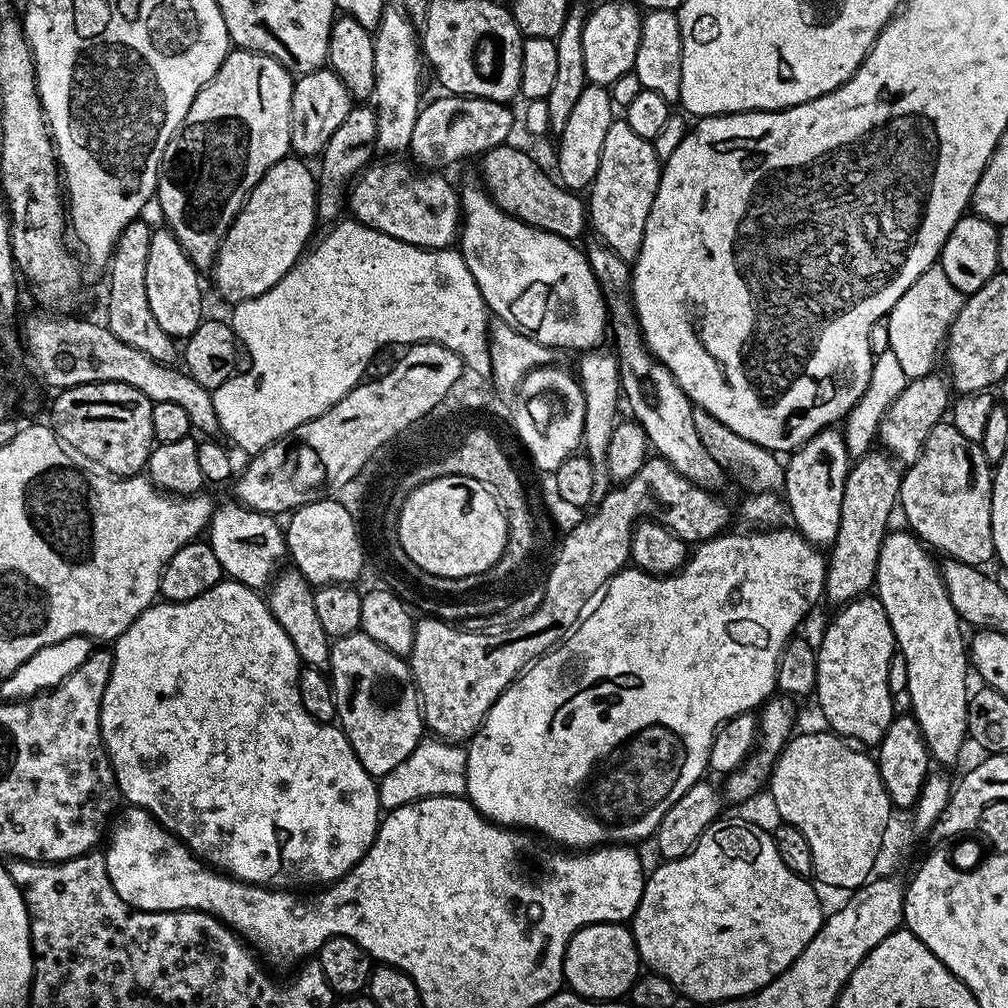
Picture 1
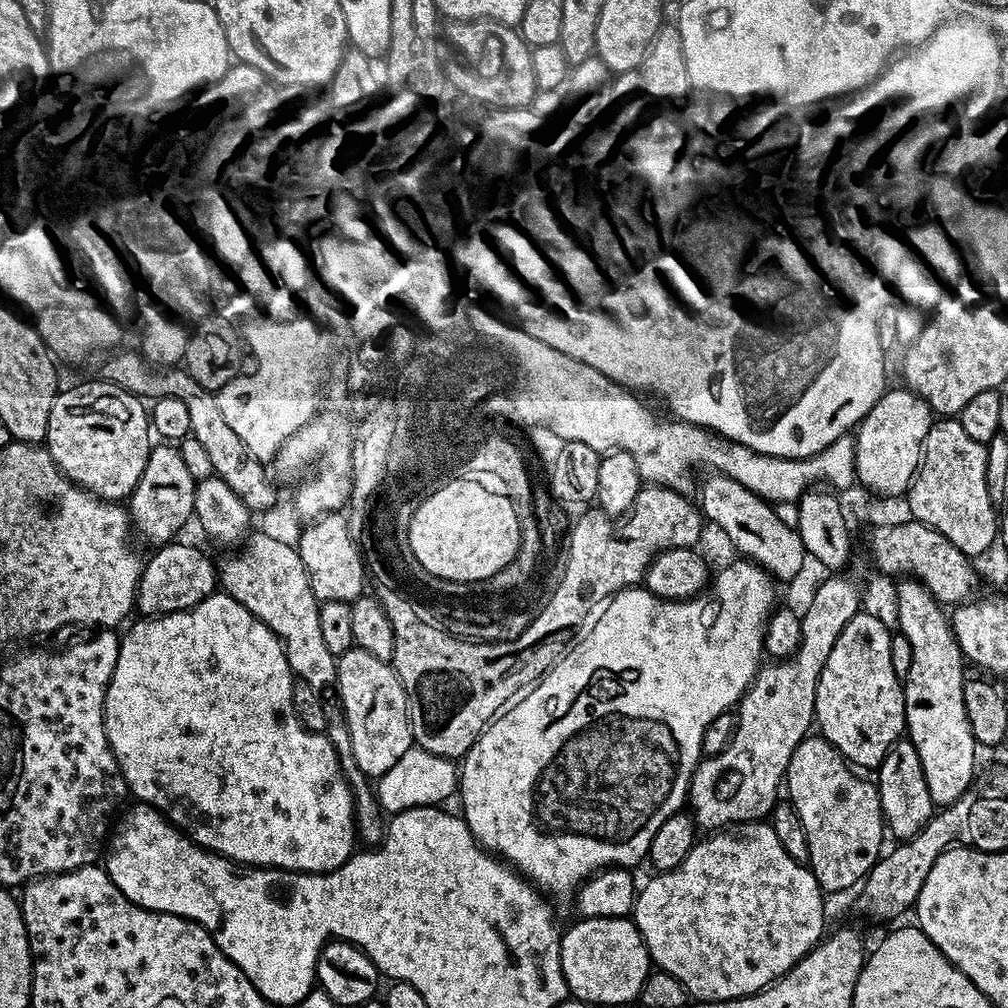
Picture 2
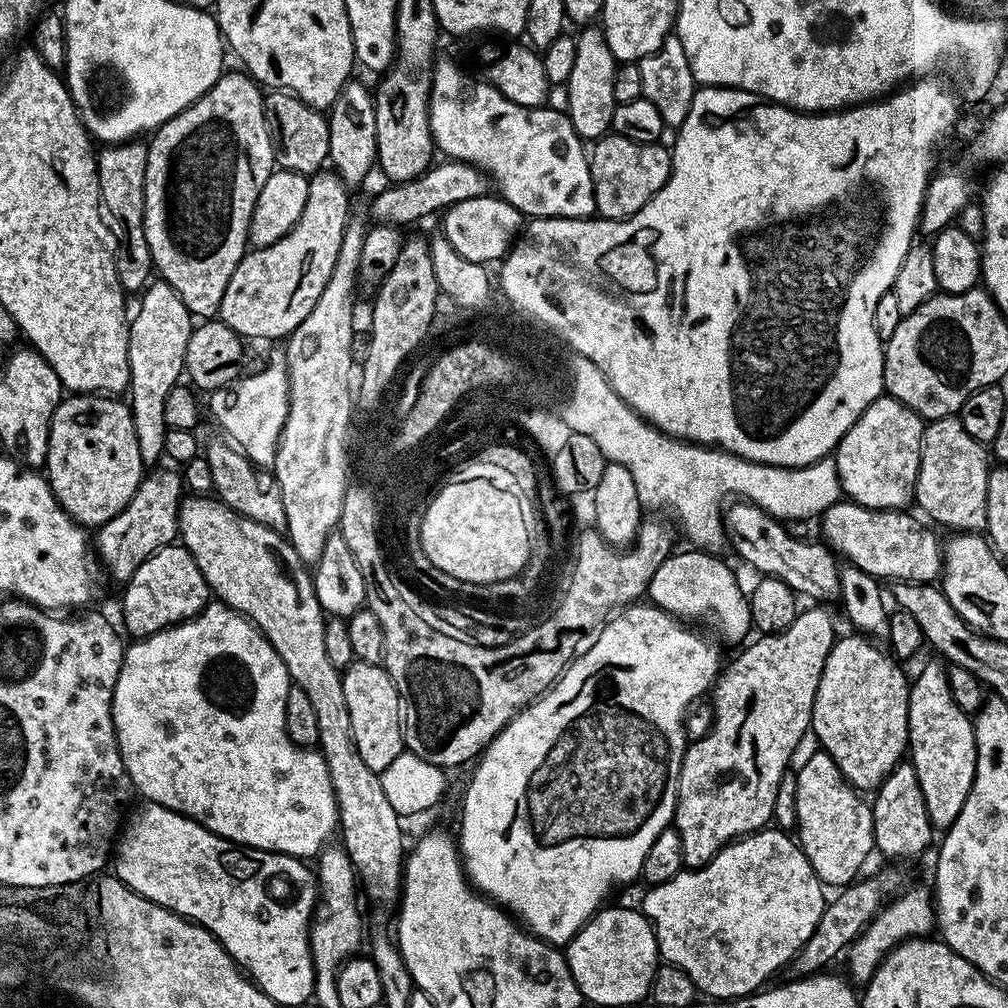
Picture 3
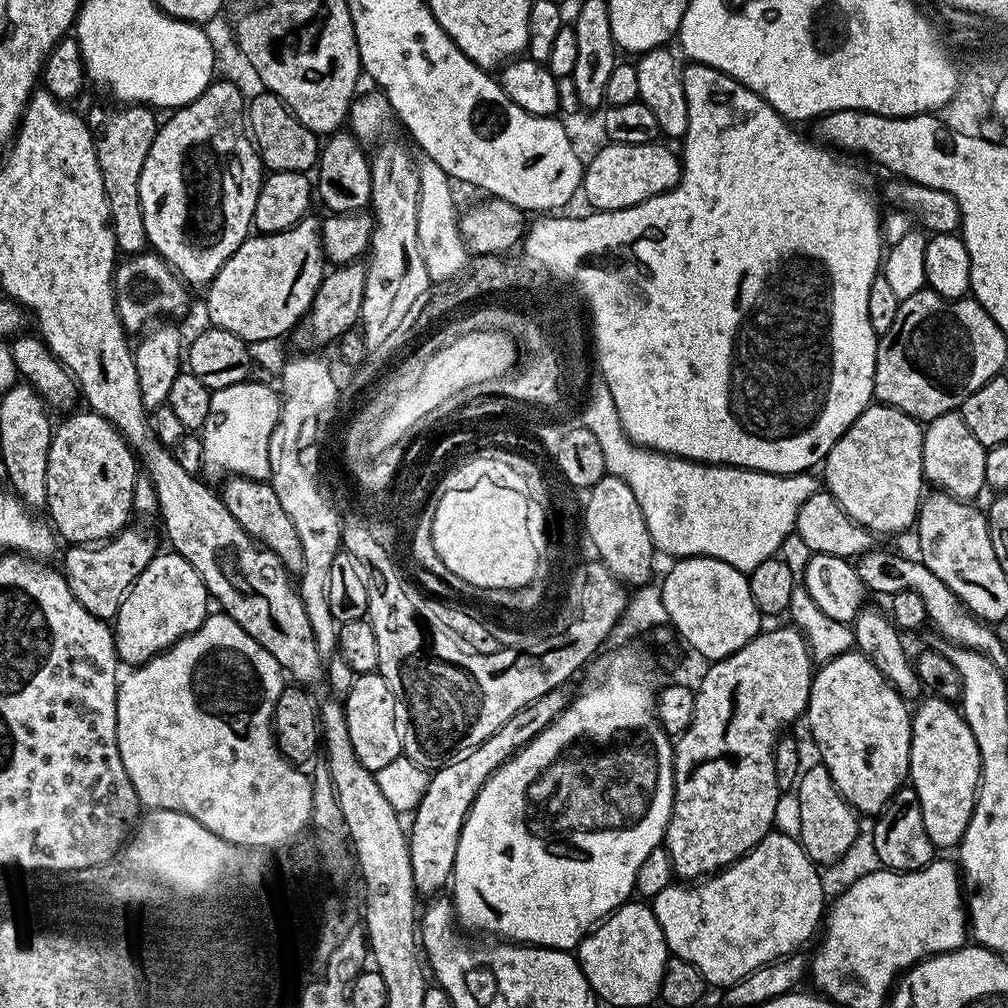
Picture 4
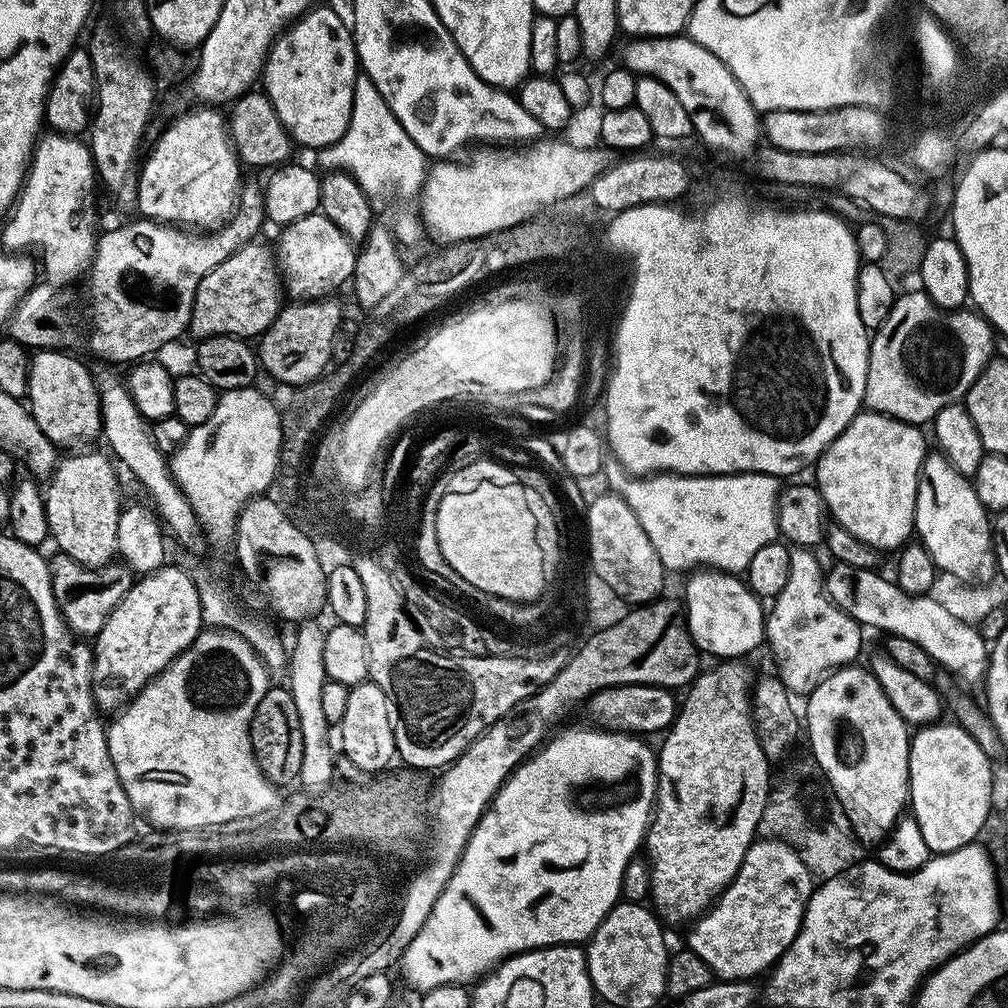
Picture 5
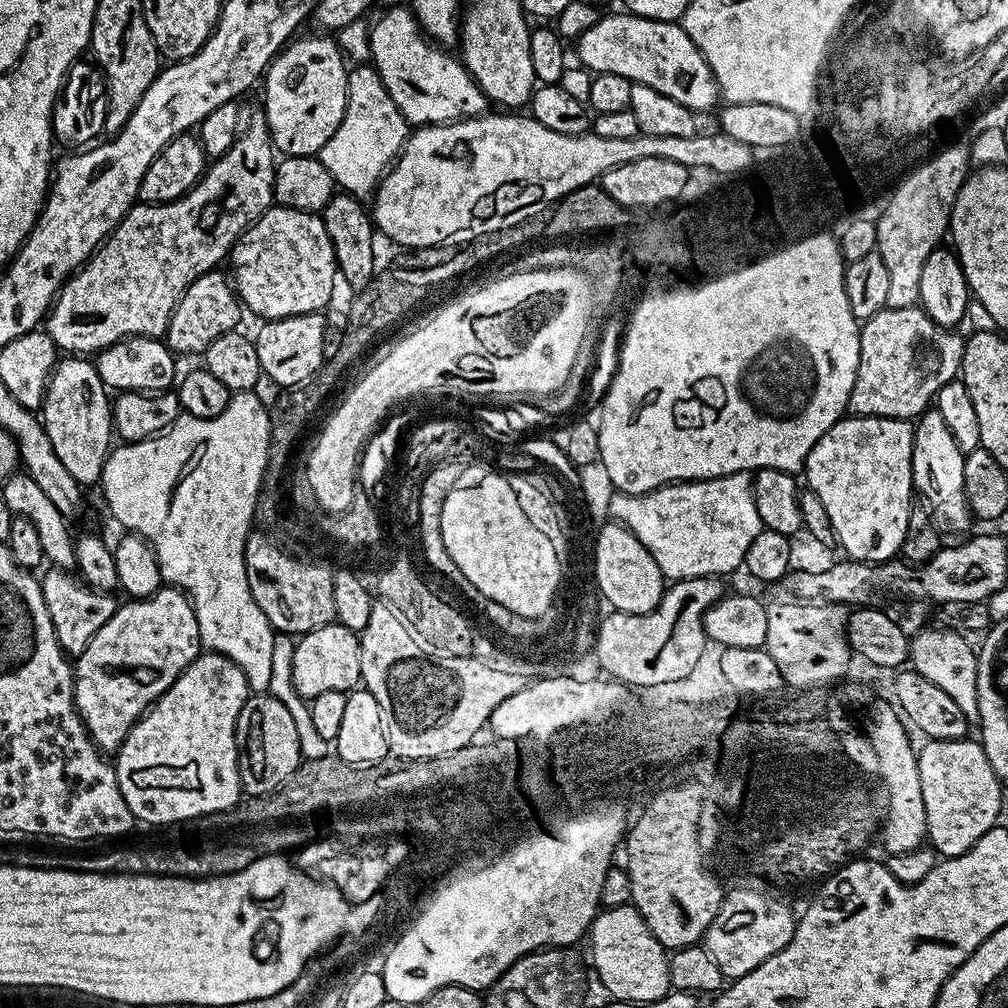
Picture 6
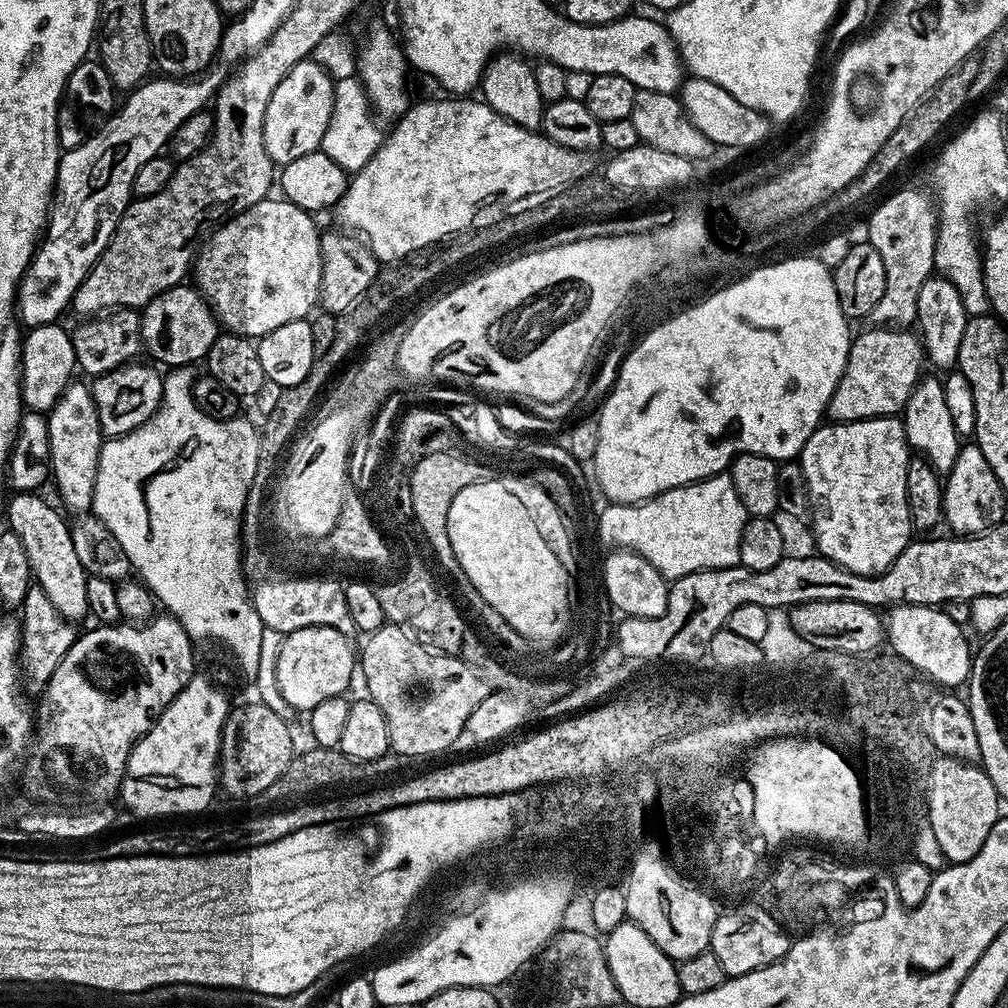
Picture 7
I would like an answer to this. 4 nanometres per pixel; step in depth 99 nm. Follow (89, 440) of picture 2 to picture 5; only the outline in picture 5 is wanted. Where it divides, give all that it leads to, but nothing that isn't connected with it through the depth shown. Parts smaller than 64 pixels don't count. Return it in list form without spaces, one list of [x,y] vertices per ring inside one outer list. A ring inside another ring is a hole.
[[[80,450],[57,461],[56,469],[48,480],[50,486],[45,491],[47,524],[49,535],[53,542],[55,540],[58,544],[59,551],[67,553],[86,567],[100,568],[111,564],[117,557],[118,518],[124,505],[124,498],[120,492],[120,482],[111,457],[107,453],[104,455],[88,451],[92,450]]]

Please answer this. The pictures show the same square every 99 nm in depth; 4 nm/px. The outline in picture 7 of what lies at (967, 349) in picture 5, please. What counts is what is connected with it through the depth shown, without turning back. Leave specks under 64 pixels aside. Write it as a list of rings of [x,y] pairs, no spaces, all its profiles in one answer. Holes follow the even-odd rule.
[[[872,326],[869,329],[848,345],[848,361],[828,403],[826,416],[829,421],[849,424],[855,420],[903,413],[914,386],[925,371],[926,353],[915,331],[897,330],[892,326]]]

